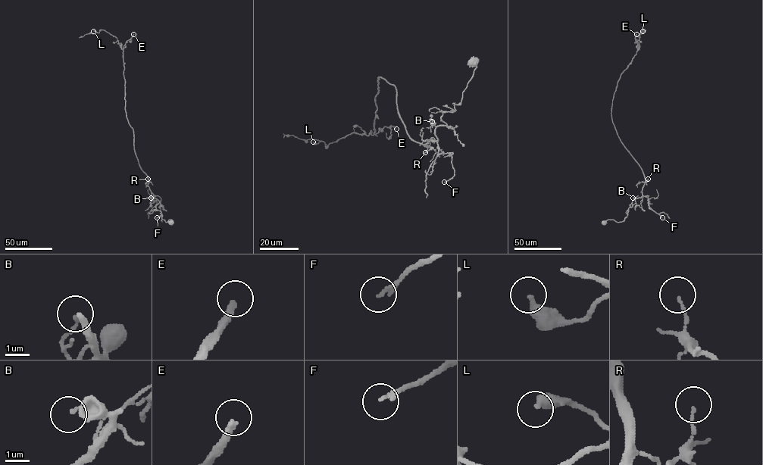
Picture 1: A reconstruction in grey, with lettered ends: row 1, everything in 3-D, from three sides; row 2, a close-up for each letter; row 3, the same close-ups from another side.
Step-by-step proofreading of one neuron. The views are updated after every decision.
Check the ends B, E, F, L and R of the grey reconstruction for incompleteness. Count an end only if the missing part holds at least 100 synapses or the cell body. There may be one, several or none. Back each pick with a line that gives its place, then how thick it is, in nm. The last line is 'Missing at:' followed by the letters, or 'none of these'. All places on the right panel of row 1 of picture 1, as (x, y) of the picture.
E: (636, 34) | 280 nm
Missing at: E

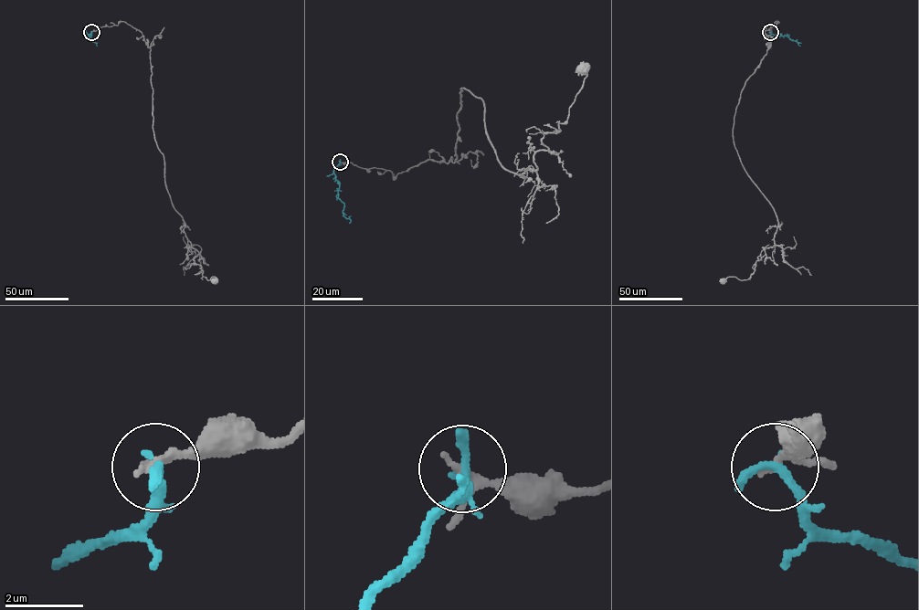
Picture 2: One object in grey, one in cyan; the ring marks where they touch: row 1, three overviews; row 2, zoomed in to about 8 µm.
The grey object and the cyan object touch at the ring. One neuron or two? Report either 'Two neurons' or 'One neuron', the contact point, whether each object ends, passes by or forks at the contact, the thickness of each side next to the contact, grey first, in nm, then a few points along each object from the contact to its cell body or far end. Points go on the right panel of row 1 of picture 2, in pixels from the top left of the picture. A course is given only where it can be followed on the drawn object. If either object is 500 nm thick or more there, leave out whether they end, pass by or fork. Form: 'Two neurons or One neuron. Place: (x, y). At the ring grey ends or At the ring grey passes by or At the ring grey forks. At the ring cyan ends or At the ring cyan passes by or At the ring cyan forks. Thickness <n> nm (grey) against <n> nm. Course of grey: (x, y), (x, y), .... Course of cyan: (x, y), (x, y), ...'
Two neurons. Place: (770, 32). At the ring grey passes by. At the ring cyan ends. Thickness 170 nm (grey) against 320 nm. Course of grey: (770, 32), (777, 21), (741, 91), (733, 138), (778, 226), (748, 278), (722, 281). Course of cyan: (770, 32), (786, 36), (800, 46)

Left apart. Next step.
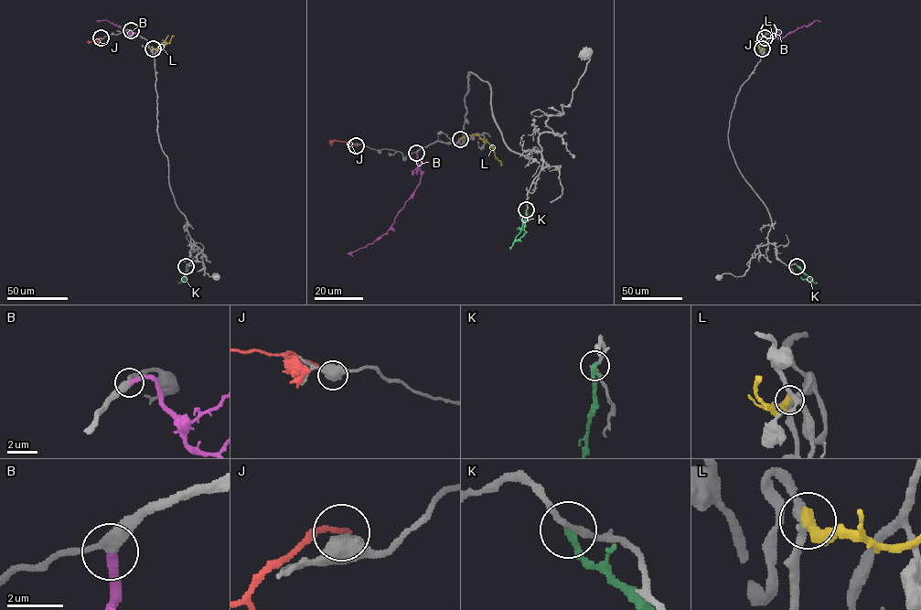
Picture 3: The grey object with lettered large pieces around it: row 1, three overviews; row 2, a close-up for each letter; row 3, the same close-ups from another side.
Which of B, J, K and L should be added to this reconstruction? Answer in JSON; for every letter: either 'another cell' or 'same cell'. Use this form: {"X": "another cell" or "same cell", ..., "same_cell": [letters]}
{"B": "same cell", "J": "another cell", "K": "another cell", "L": "another cell", "same_cell": ["B"]}

